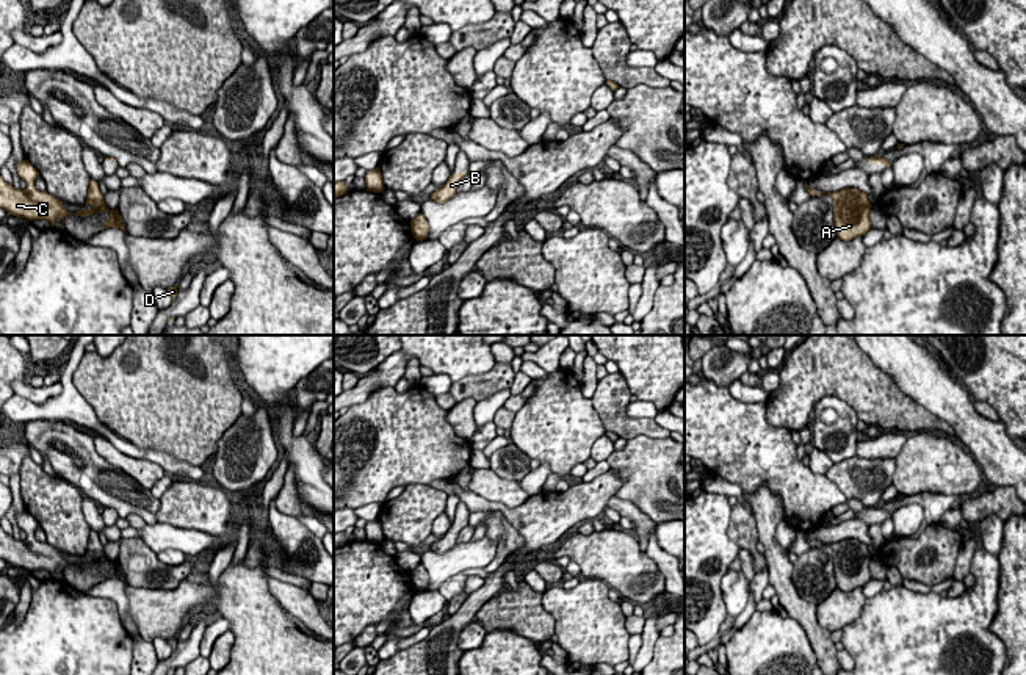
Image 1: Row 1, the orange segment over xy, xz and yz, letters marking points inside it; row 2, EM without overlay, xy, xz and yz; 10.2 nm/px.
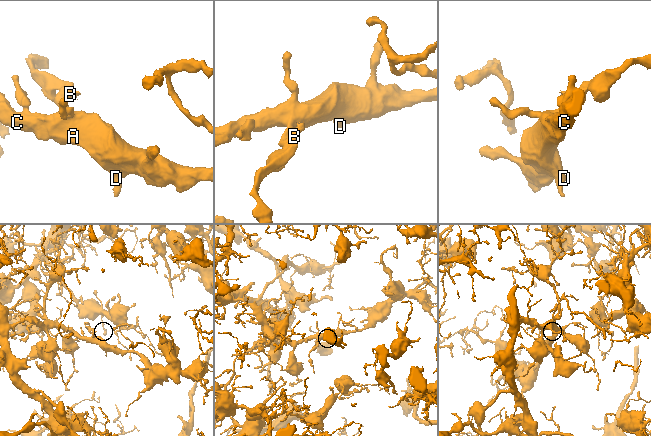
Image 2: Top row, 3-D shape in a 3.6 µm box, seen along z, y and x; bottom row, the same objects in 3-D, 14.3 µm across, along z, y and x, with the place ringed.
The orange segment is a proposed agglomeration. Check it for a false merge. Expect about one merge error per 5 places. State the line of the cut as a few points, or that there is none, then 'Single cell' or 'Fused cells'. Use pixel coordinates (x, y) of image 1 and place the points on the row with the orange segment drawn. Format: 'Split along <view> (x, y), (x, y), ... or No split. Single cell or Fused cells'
No split. Single cell

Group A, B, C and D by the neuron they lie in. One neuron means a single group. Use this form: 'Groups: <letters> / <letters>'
Groups: A B C D

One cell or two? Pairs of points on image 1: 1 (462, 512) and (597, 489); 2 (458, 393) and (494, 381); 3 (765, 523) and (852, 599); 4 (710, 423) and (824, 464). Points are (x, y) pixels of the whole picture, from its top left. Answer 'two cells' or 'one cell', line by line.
1: two cells
2: one cell
3: two cells
4: two cells

